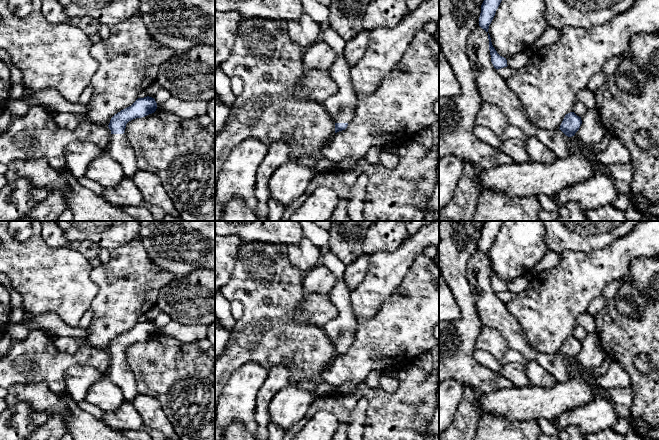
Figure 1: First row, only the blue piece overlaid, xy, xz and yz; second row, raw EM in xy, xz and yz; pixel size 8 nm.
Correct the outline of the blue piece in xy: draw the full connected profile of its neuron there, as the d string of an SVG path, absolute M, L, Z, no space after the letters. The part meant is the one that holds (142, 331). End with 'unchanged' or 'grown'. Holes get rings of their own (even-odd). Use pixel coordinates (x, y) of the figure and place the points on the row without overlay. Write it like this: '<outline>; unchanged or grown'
M152 321L138 322L131 330L115 338L108 349L111 361L106 376L120 388L127 402L132 402L138 394L133 372L129 369L125 352L126 348L136 342L152 338L157 327Z; grown

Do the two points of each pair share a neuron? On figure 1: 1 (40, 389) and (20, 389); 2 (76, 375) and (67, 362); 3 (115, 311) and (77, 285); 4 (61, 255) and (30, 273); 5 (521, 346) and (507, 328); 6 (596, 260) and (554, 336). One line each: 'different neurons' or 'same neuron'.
1: same neuron
2: different neurons
3: different neurons
4: same neuron
5: same neuron
6: same neuron

